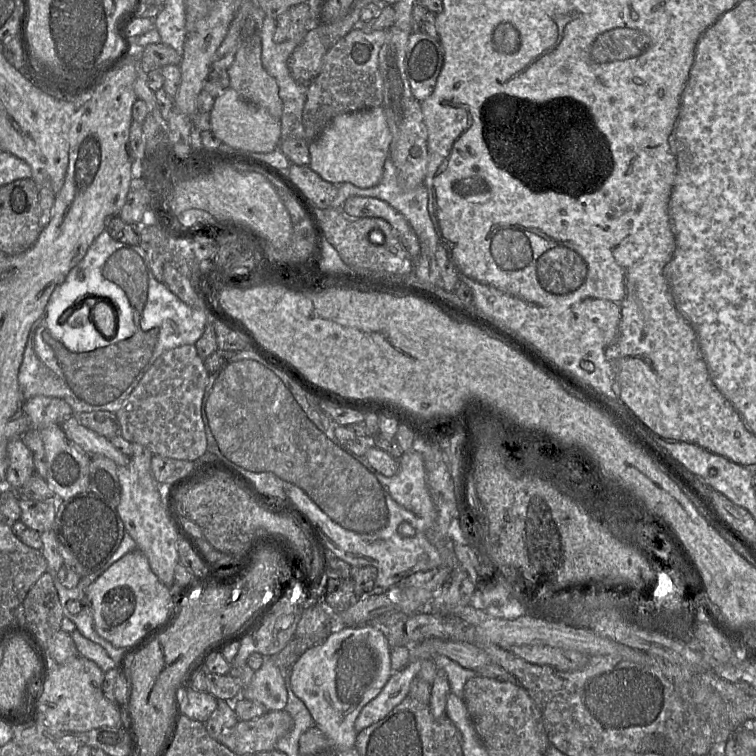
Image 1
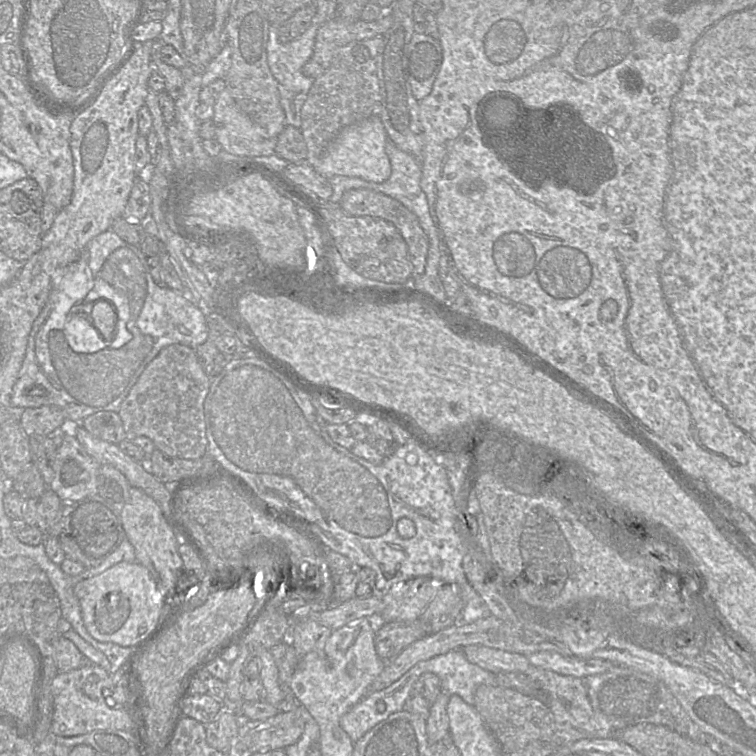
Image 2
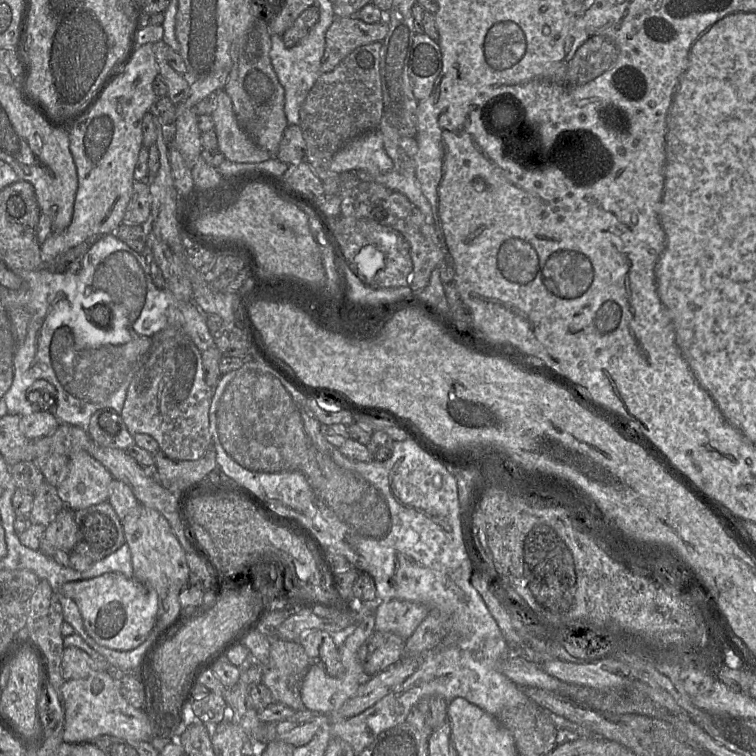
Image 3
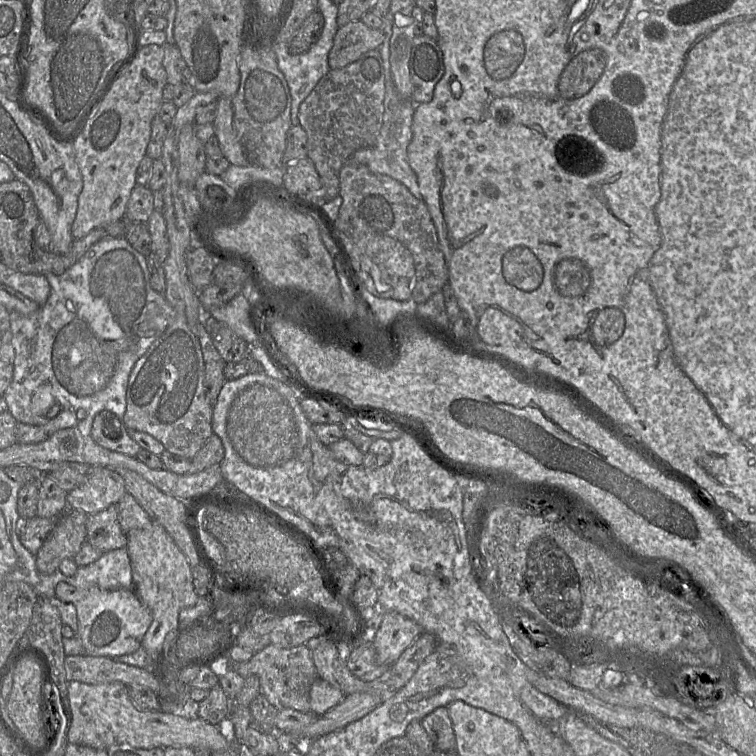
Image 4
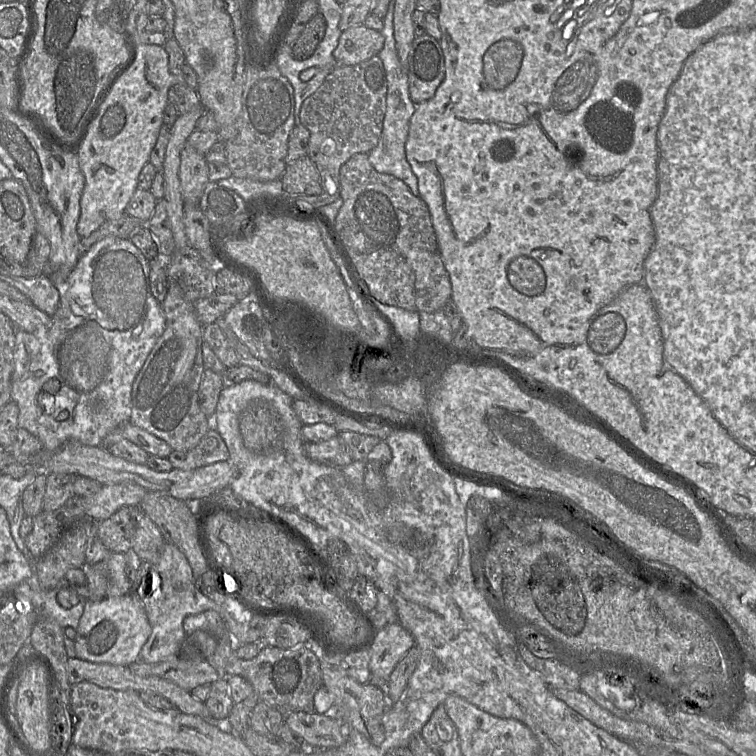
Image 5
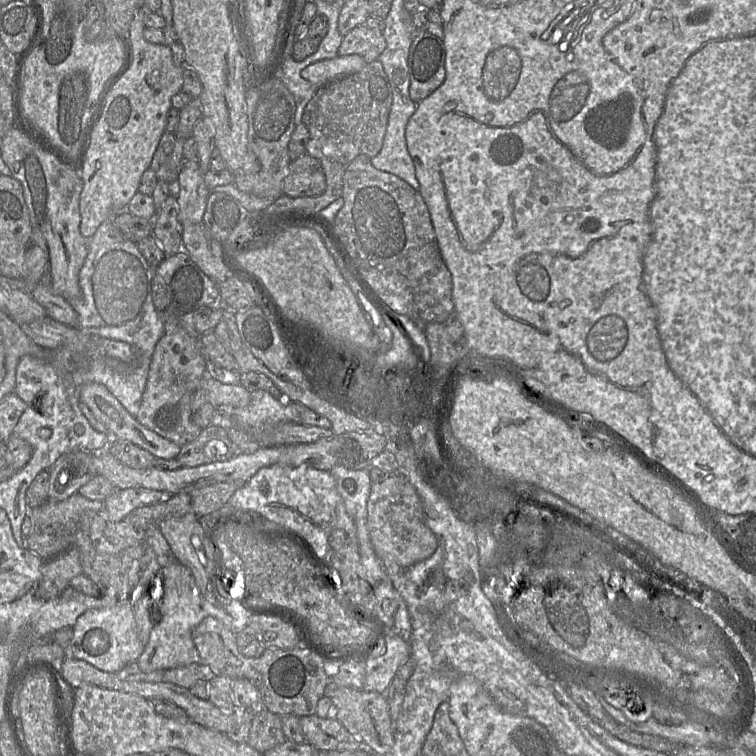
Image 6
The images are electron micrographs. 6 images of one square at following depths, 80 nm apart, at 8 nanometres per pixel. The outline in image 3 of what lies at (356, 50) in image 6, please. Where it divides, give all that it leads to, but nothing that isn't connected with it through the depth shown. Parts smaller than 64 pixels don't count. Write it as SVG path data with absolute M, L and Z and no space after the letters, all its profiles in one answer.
M335 17L325 35L321 74L334 70L356 48L382 42L388 31L385 21L368 24L357 17Z

